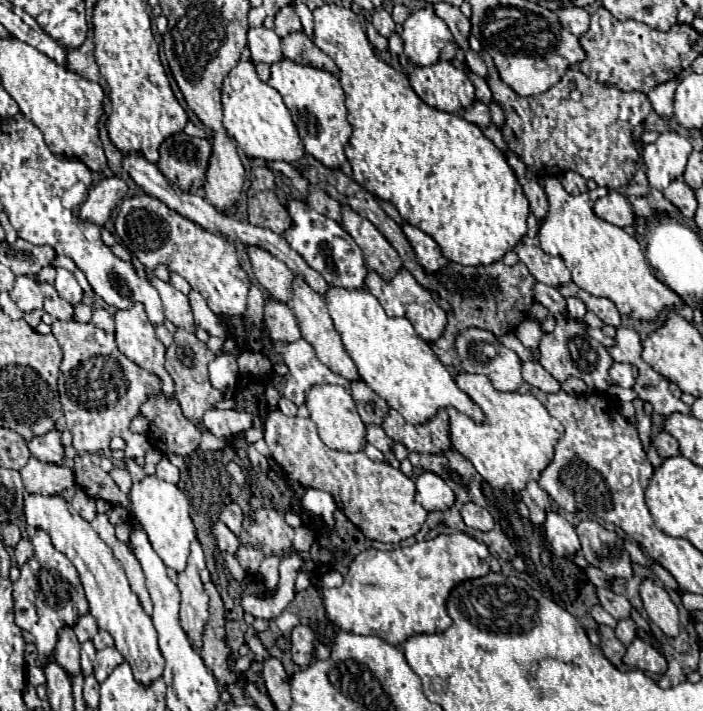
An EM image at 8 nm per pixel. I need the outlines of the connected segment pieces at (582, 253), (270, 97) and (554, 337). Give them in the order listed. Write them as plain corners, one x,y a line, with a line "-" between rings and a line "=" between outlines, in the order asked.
541,178
541,186
543,186
545,194
547,194
549,210
547,210
545,222
543,222
543,226
539,228
539,234
537,234
539,246
541,246
541,250
545,254
555,254
555,248
557,248
557,252
563,258
565,266
571,270
573,282
581,290
589,292
591,296
605,296
605,298
609,298
611,302
615,302
615,306
619,308
621,314
627,314
627,316
637,318
637,320
655,320
657,314
663,308
683,306
683,300
669,286
665,286
663,282
659,282
653,276
653,268
651,268
651,264
647,264
645,252
639,246
639,242
633,236
629,236
623,228
613,226
613,224
601,220
593,212
595,200
599,196
605,196
607,194
607,188
595,188
595,190
589,190
589,192
583,192
583,194
573,196
573,194
565,192
563,184
559,182
559,178
=
251,60
239,62
225,76
221,88
221,100
223,100
223,126
245,154
267,162
283,160
289,164
295,164
305,156
305,144
297,132
297,126
289,116
289,110
281,100
281,94
257,78
=
535,284
535,300
549,310
549,316
555,318
555,330
547,332
539,344
541,366
547,372
551,372
559,382
563,382
567,376
575,376
575,378
581,378
589,386
589,390
605,392
611,386
609,368
613,364
613,358
609,356
607,348
589,336
587,326
581,320
565,316
567,304
557,288
549,288
545,284

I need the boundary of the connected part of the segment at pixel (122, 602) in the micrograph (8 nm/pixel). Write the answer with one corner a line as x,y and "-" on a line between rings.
25,494
25,520
31,528
41,528
51,536
53,546
63,552
79,572
81,584
85,588
85,596
89,602
89,612
97,620
101,630
107,630
113,640
115,648
121,656
131,664
133,676
141,684
149,684
161,676
165,668
165,660
157,646
157,632
151,618
145,614
137,594
131,590
129,580
121,562
113,556
113,550
99,538
93,526
79,516
79,512
59,494
43,496
43,494

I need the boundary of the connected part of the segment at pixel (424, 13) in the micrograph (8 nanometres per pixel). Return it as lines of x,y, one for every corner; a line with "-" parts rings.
431,6
413,12
403,24
405,54
413,64
435,64
437,60
453,60
457,44
447,24
435,16

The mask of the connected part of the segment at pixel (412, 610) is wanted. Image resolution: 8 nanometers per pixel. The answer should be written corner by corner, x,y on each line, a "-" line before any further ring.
455,532
407,548
381,552
375,548
355,556
339,588
317,588
327,618
339,629
353,634
375,634
389,644
403,644
413,634
443,632
451,626
445,600
455,584
489,572
491,554
485,544

